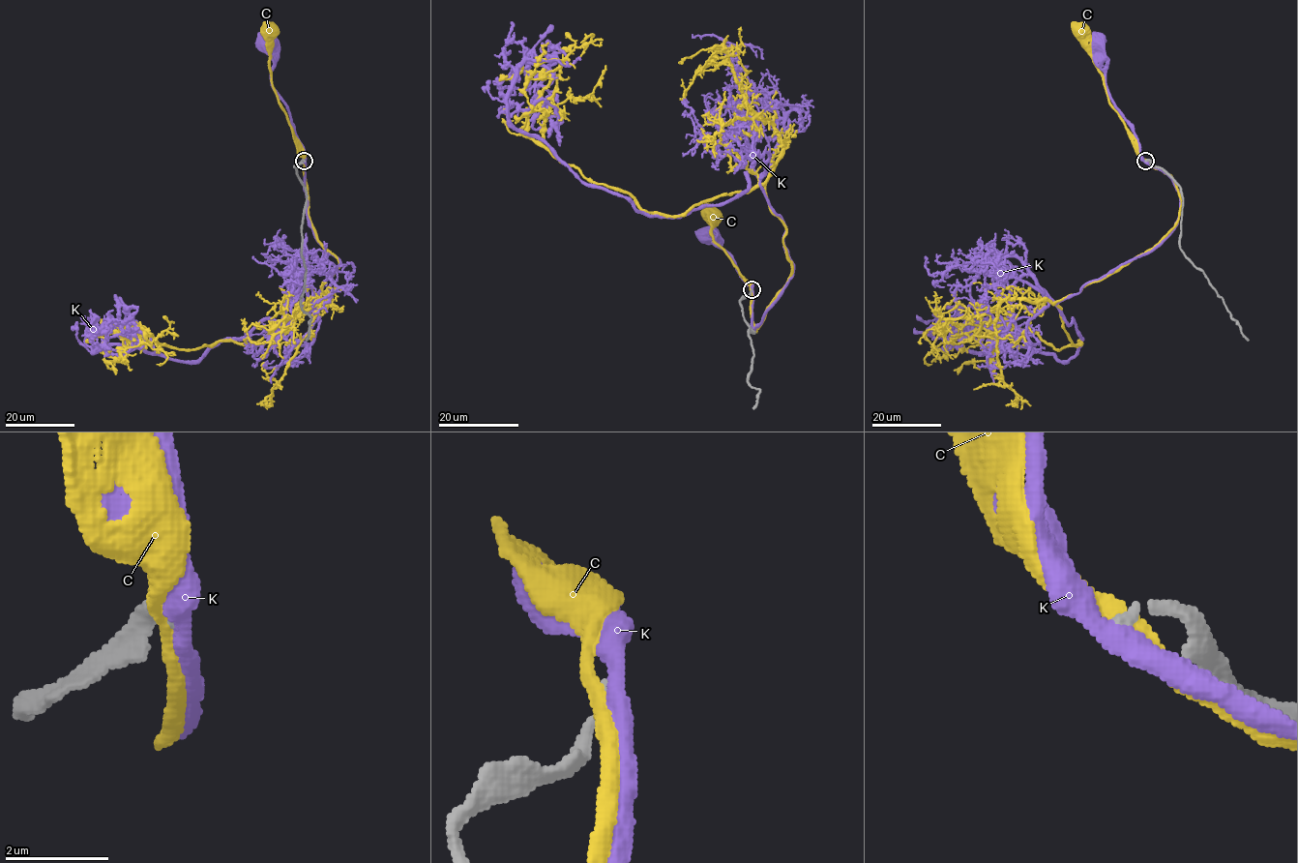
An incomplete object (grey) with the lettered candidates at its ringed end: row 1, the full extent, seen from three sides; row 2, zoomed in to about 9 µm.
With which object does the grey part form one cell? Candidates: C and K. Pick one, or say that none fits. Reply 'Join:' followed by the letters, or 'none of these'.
Join: none of these

